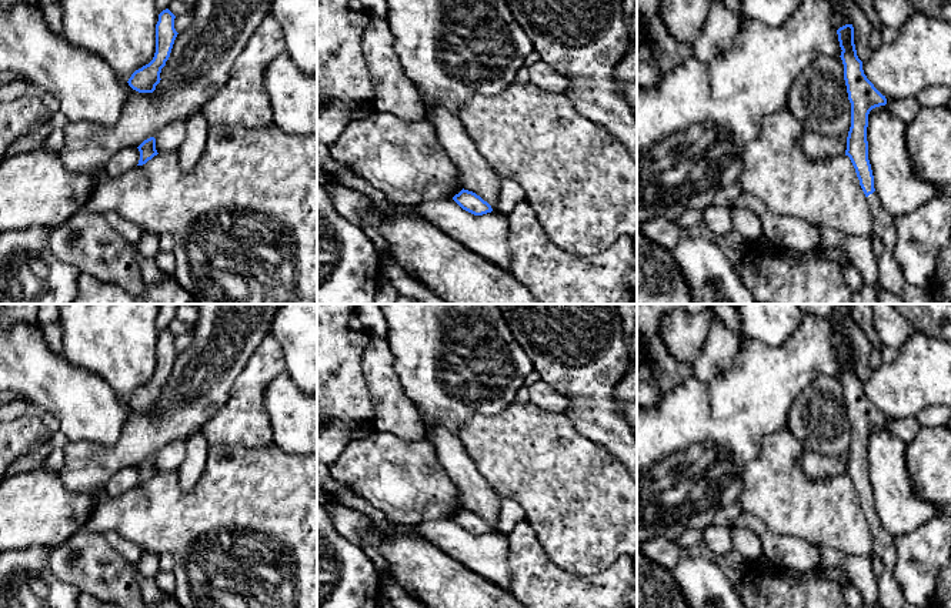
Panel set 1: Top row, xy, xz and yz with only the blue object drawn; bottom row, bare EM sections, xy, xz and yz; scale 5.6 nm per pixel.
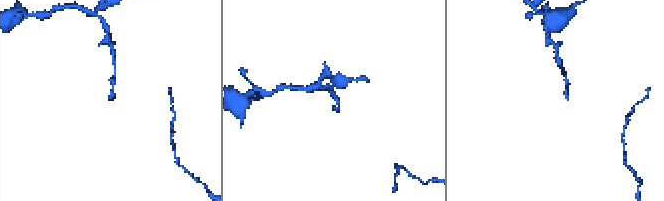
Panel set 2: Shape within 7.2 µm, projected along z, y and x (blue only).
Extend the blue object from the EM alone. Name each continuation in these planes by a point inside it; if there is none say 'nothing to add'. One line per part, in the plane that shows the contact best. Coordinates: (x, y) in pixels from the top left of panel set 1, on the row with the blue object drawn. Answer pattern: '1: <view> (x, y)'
1: yz (888, 273)

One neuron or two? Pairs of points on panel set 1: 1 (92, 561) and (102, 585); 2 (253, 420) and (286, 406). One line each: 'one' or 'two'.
1: one
2: two

